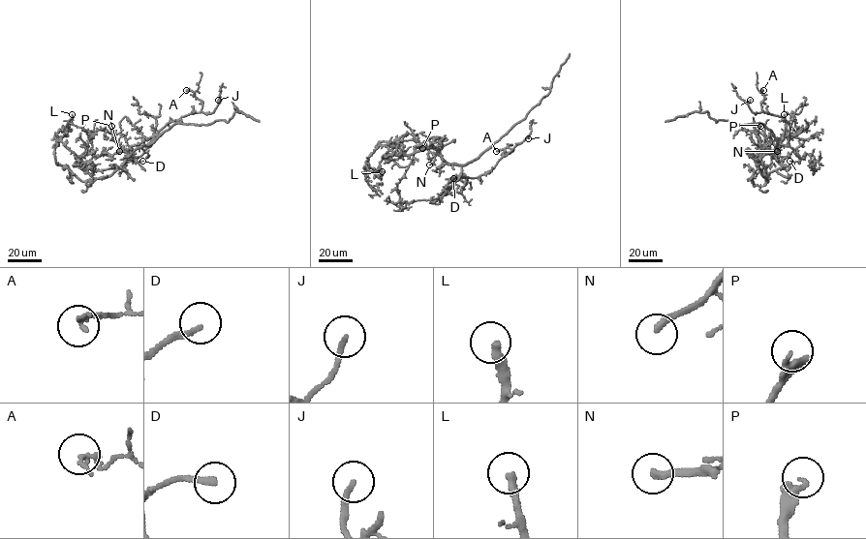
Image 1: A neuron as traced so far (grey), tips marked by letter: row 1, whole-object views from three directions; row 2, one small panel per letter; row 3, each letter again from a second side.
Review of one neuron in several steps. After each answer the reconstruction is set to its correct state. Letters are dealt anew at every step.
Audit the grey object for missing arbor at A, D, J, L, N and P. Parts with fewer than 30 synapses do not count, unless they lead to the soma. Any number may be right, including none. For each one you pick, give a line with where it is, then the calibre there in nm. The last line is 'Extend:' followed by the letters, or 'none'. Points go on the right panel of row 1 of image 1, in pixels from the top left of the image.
L: place (784, 114); calibre 320 nm
N: place (777, 151); calibre 240 nm
P: place (760, 126); calibre 200 nm
Extend: L, N, P

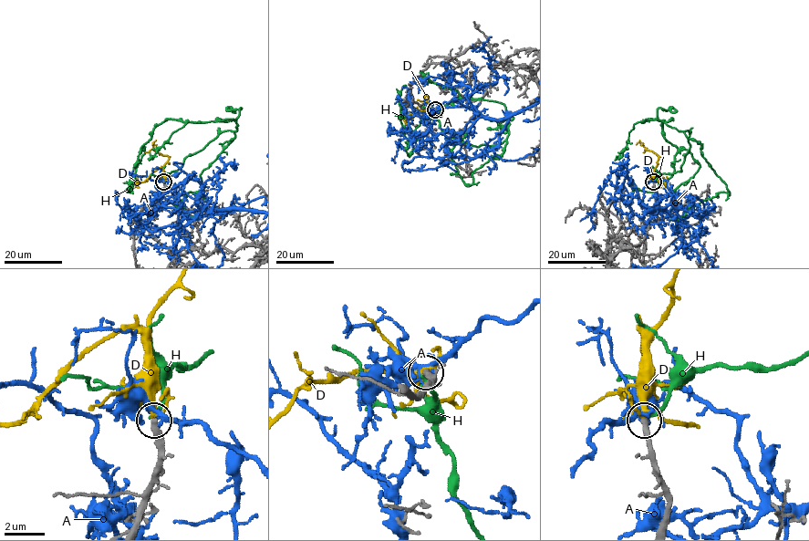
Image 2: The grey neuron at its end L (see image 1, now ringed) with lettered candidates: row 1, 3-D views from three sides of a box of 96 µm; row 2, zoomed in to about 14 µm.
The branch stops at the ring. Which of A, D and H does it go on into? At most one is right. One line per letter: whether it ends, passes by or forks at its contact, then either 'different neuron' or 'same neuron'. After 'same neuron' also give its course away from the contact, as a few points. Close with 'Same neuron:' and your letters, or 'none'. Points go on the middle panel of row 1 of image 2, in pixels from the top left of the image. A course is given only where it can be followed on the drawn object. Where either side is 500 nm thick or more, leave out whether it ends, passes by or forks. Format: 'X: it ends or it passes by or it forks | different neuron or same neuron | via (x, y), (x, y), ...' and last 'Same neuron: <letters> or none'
A: it passes by | different neuron
D: it forks | same neuron | via (436, 109), (440, 114), (427, 108), (424, 92)
H: it ends | different neuron
Same neuron: D

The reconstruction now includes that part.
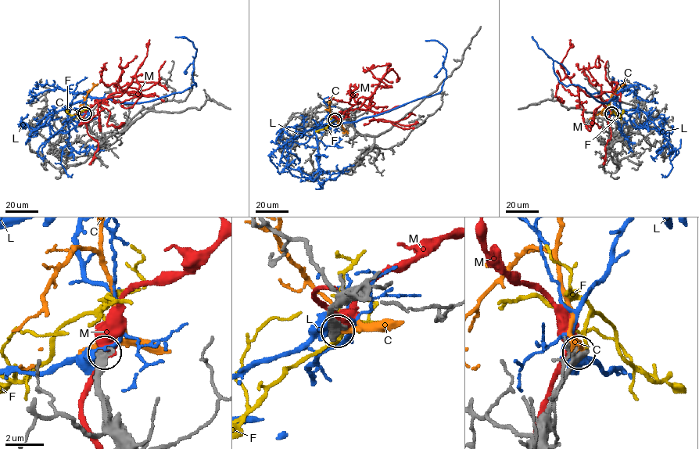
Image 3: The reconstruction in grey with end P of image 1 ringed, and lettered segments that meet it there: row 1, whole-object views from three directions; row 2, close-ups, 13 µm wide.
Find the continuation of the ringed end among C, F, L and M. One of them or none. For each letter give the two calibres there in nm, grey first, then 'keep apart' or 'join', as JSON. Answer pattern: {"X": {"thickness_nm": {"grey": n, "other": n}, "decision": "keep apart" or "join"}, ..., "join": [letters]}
{"C": {"thickness_nm": {"grey": 480, "other": 400}, "decision": "keep apart"}, "F": {"thickness_nm": {"grey": 440, "other": 150}, "decision": "keep apart"}, "L": {"thickness_nm": {"grey": 550, "other": 600}, "decision": "keep apart"}, "M": {"thickness_nm": {"grey": 480, "other": 500}, "decision": "keep apart"}, "join": []}

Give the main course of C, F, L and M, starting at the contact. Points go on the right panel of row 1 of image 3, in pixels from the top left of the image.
C: (611, 113), (611, 97), (624, 84)
F: (612, 113), (613, 110), (618, 116), (621, 115), (623, 109)
L: (611, 115), (616, 97), (601, 102), (578, 84), (565, 86), (560, 83), (553, 60), (532, 37)
M: (611, 113), (600, 98), (589, 97), (568, 77), (561, 80), (556, 92), (557, 99), (561, 102), (559, 96)

